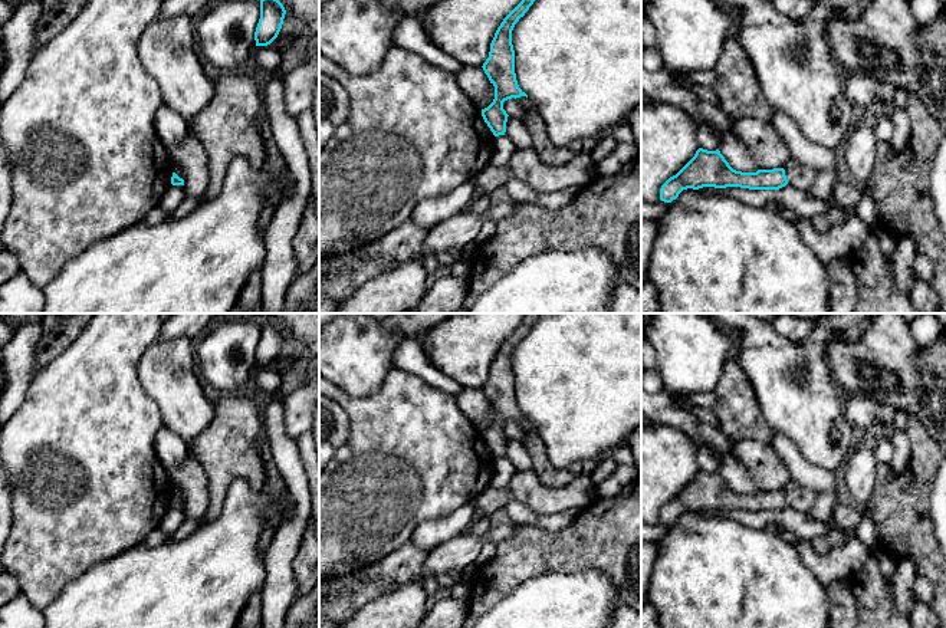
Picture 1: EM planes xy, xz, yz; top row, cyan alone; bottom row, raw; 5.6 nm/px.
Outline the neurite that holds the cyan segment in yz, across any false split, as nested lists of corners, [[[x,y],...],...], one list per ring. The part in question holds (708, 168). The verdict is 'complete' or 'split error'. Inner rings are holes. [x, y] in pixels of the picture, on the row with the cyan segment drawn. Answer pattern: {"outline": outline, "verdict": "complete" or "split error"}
{"outline": [[[699,148],[694,157],[660,188],[660,200],[671,203],[683,190],[703,187],[740,187],[749,190],[779,190],[788,184],[785,170],[758,170],[742,172],[733,170],[719,149]]], "verdict": "complete"}

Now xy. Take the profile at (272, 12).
{"outline": [[[260,0],[260,19],[254,32],[256,46],[270,45],[279,34],[286,10],[279,0]]], "verdict": "complete"}

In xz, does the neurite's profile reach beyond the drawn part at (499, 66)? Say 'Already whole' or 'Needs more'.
Already whole

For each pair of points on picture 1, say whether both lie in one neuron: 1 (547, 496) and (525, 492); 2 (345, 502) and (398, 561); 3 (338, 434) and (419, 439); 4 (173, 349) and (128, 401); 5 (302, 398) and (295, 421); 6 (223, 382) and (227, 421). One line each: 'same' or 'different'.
1: same
2: different
3: different
4: different
5: same
6: different

